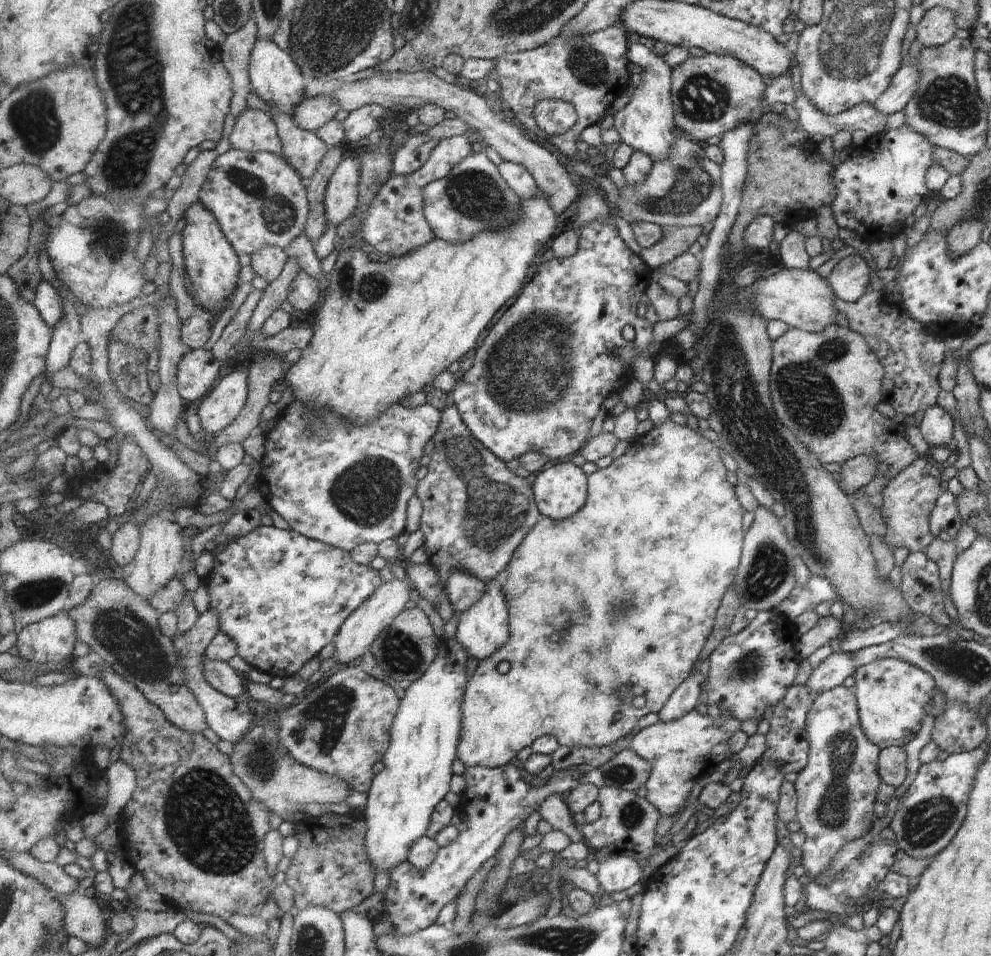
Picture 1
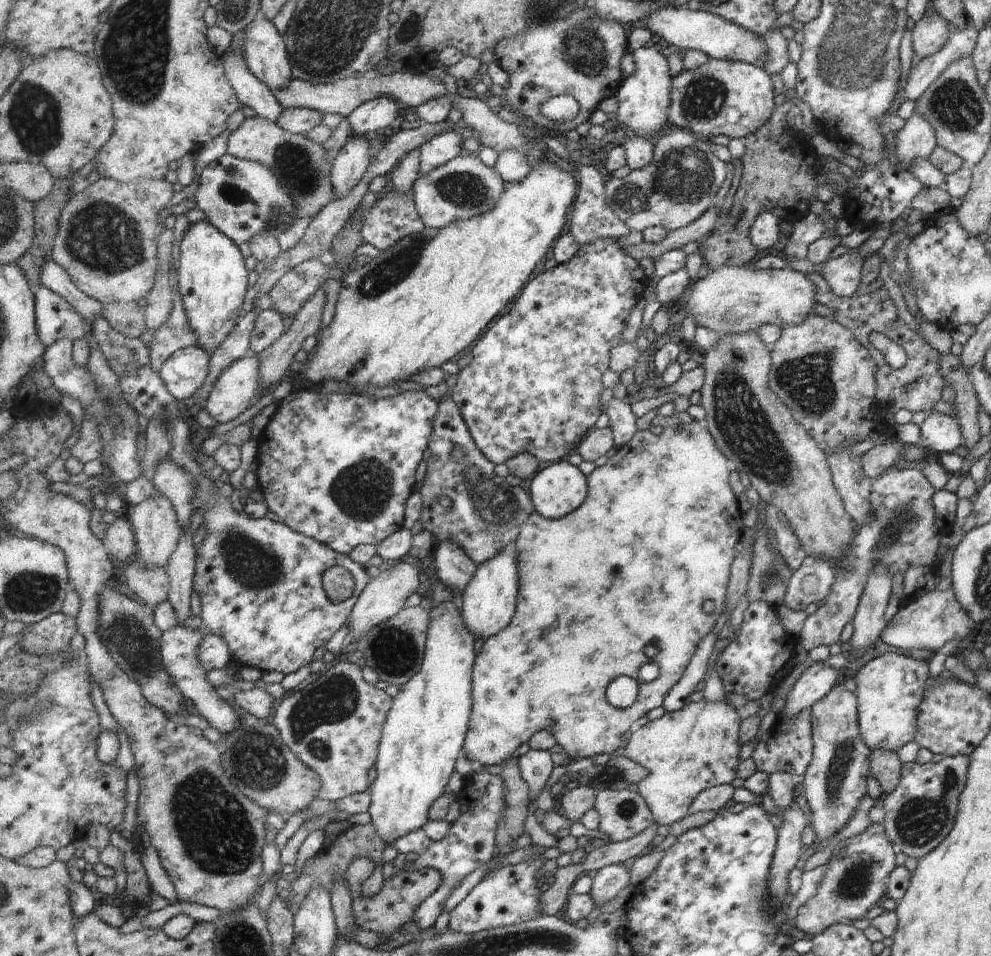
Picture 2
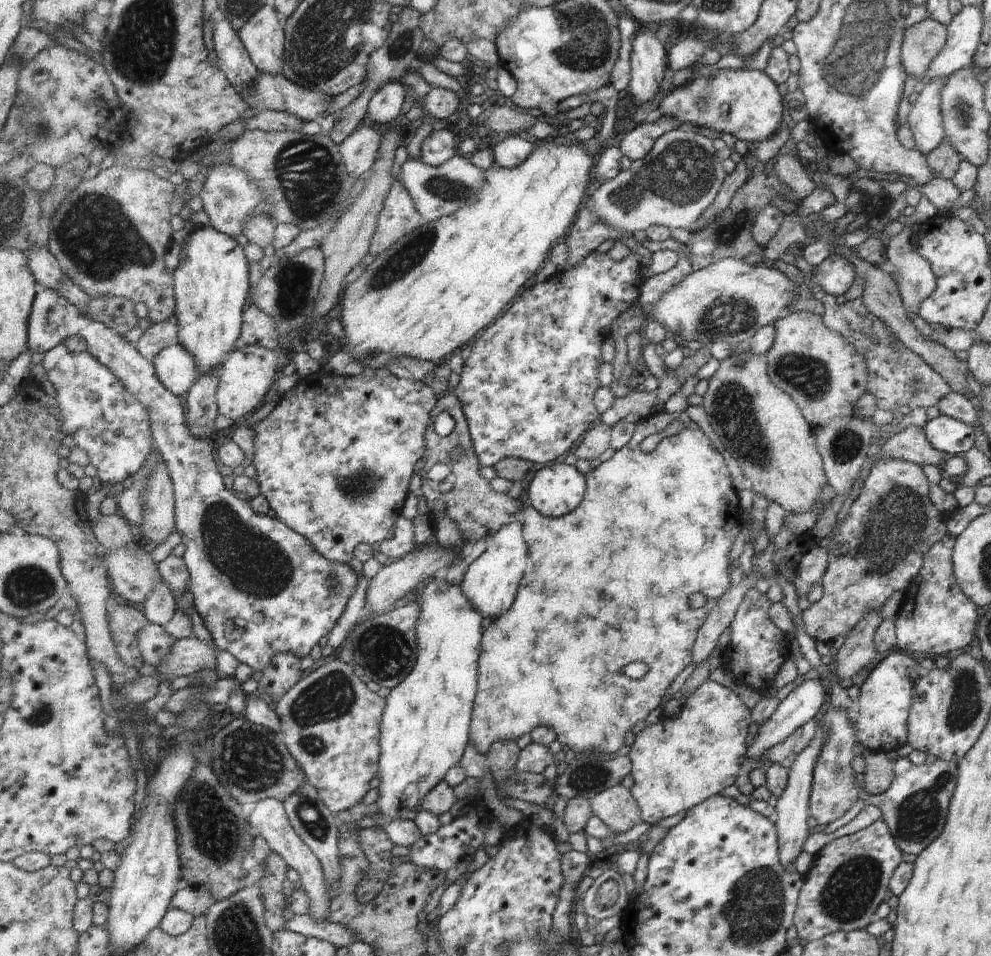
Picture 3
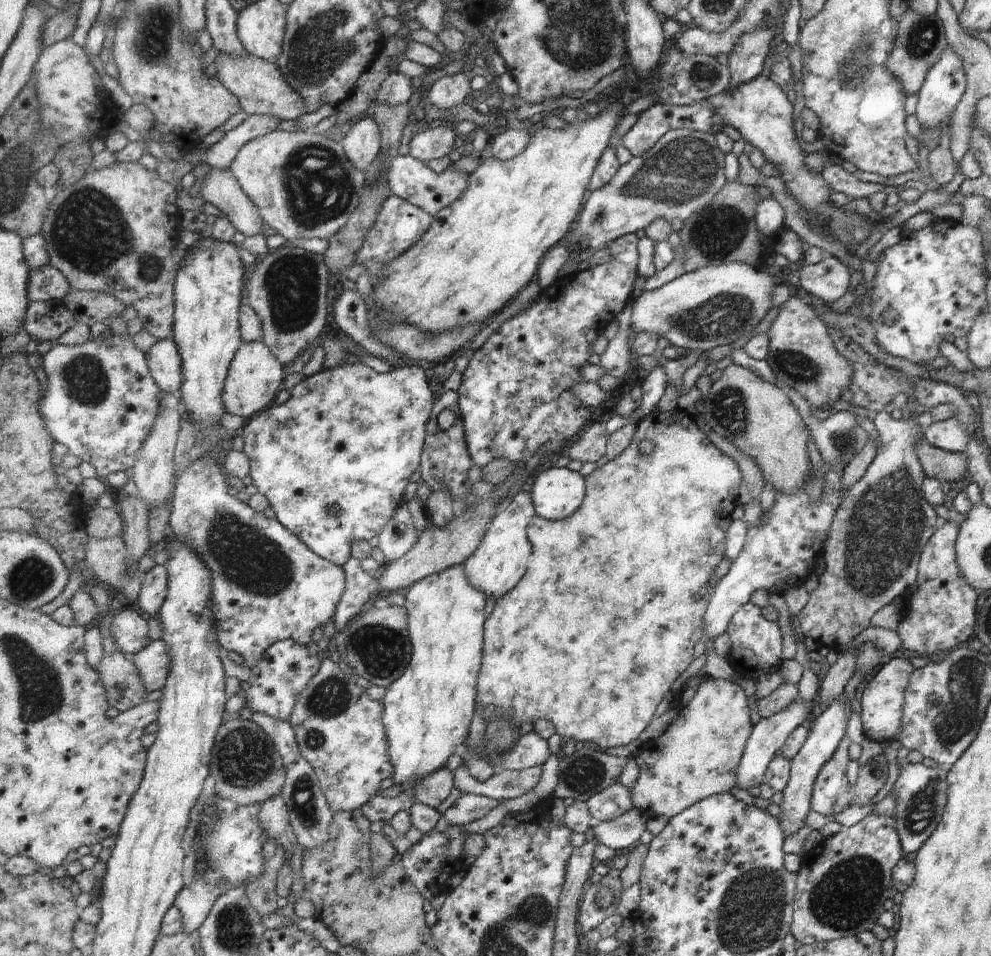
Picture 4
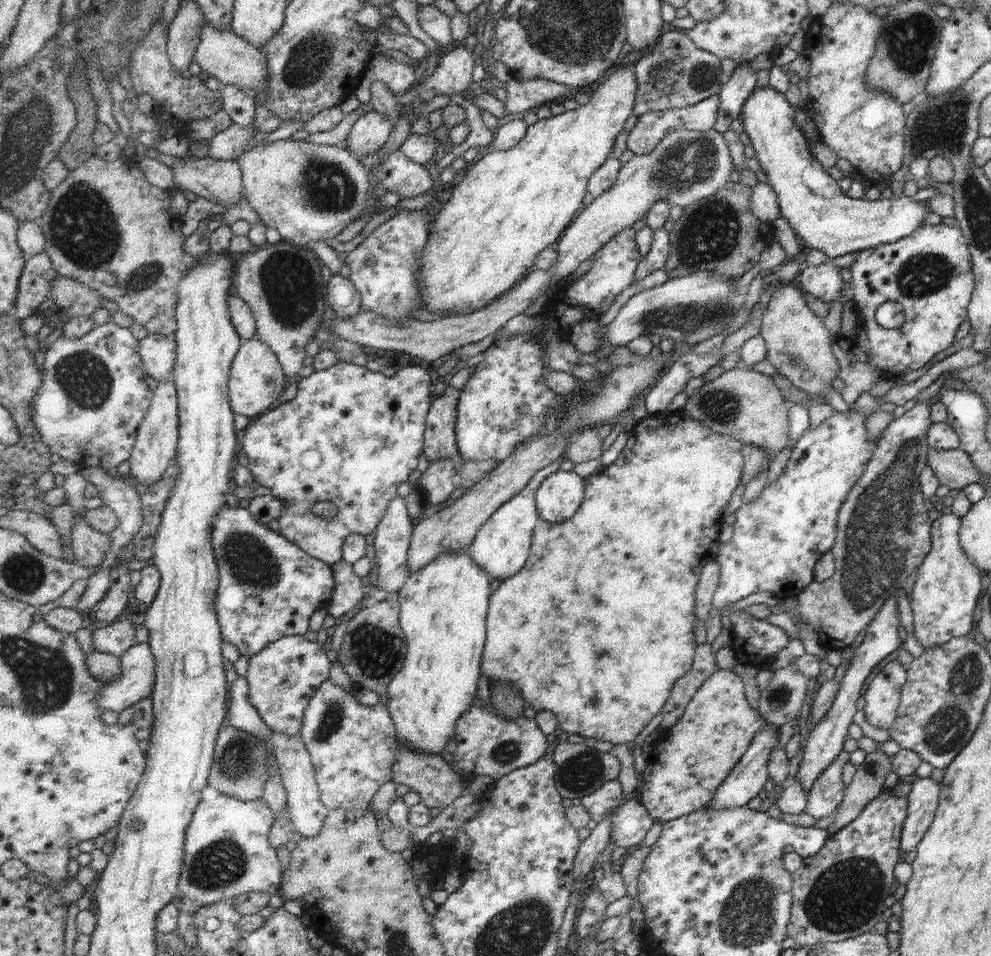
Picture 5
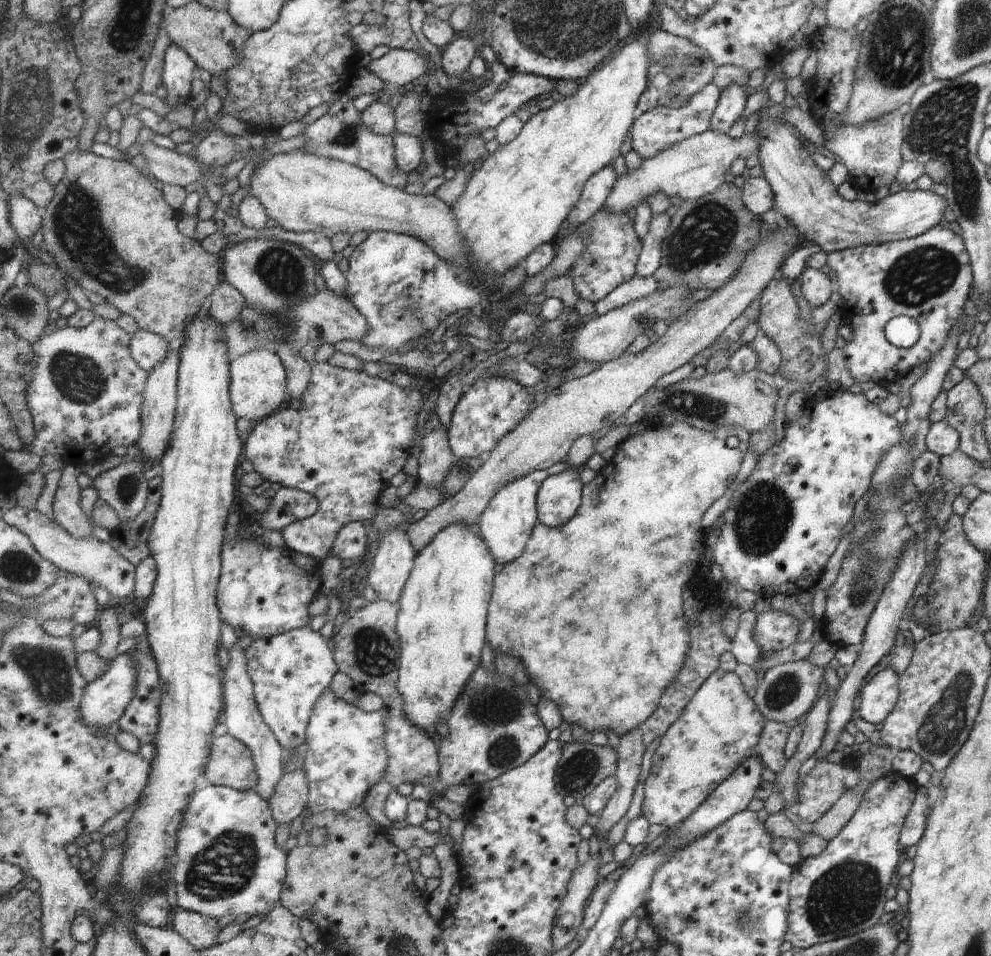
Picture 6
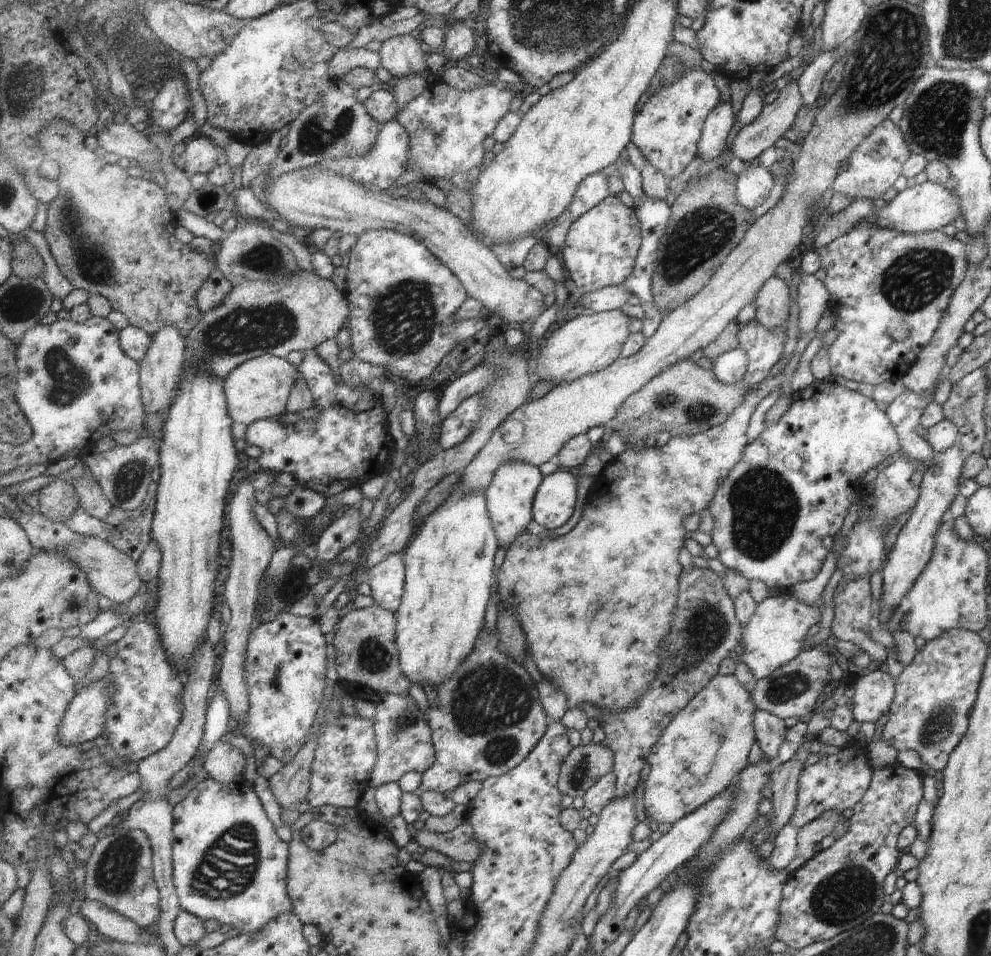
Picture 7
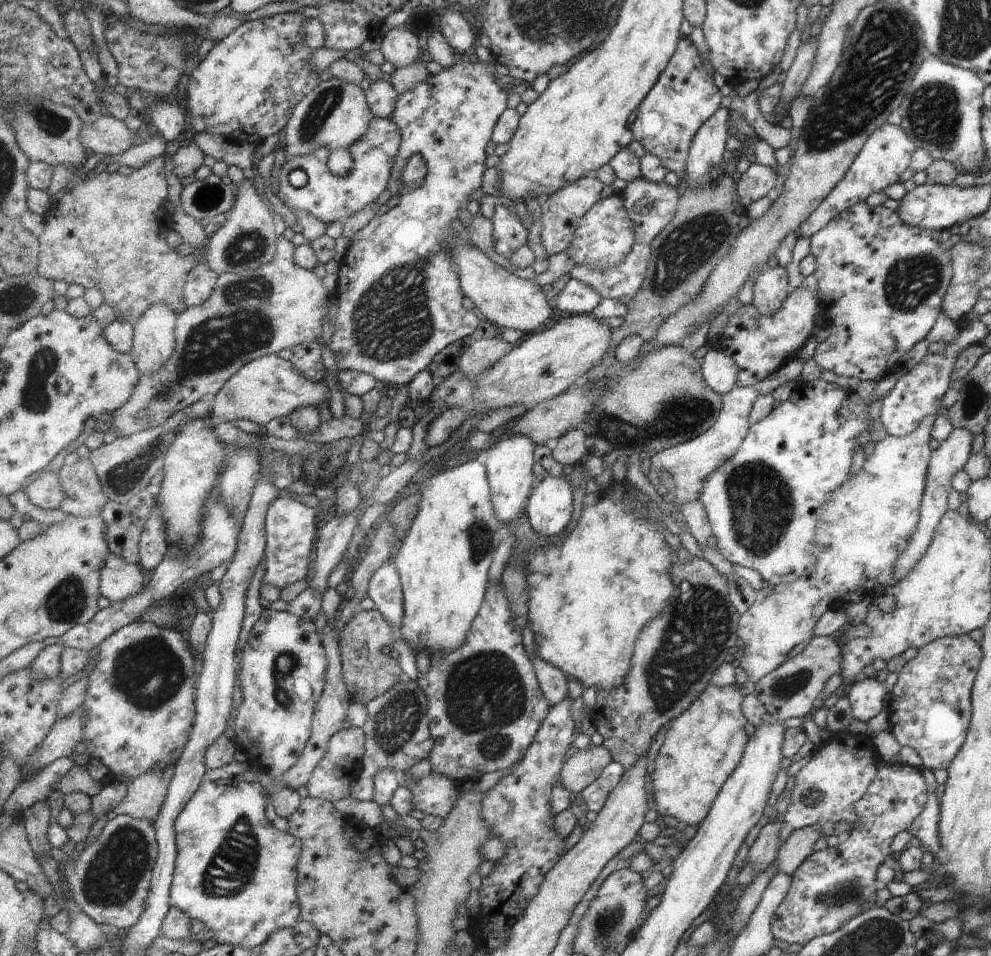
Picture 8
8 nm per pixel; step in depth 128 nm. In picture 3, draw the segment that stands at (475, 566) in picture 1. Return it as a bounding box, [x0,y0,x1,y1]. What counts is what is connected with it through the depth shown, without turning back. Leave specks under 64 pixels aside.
[421,389,523,545]

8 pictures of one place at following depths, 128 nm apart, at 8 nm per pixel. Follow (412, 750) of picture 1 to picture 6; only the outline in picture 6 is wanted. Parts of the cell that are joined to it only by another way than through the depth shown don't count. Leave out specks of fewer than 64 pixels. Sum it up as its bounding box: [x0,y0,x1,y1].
[396,523,497,739]

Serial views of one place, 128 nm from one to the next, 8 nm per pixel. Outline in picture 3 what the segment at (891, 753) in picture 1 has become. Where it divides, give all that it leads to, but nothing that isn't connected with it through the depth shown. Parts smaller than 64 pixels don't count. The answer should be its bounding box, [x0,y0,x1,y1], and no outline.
[859,751,894,794]

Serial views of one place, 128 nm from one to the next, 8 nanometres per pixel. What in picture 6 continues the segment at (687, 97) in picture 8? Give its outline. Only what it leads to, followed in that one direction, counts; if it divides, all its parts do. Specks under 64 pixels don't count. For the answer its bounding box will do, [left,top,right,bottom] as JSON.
[631,81,719,160]

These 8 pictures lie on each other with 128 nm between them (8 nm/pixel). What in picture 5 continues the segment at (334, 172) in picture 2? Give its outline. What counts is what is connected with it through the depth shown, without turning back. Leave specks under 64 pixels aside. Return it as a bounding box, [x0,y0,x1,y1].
[348,110,394,158]

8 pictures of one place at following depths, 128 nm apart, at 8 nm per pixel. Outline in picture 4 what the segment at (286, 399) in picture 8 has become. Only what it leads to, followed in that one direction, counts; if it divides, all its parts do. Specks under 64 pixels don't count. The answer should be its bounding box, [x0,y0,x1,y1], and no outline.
[221,341,287,421]

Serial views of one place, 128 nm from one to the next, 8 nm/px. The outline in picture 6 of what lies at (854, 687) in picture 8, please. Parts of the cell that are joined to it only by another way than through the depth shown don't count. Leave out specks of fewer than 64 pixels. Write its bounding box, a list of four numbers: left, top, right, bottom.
[858,666,898,725]

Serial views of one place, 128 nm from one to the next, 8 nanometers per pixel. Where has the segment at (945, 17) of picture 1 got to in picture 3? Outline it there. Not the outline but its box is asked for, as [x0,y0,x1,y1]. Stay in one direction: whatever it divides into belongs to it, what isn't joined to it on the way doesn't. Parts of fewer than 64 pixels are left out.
[898,17,947,84]

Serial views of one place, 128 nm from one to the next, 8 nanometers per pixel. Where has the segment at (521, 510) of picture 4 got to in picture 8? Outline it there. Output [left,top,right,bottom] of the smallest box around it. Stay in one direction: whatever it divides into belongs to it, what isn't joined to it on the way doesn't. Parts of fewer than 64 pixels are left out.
[484,436,537,524]

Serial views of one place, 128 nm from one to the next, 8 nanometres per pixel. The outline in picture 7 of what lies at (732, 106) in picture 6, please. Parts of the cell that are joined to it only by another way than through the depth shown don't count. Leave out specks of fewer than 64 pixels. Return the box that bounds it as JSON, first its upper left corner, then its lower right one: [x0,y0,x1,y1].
[697,103,735,159]

